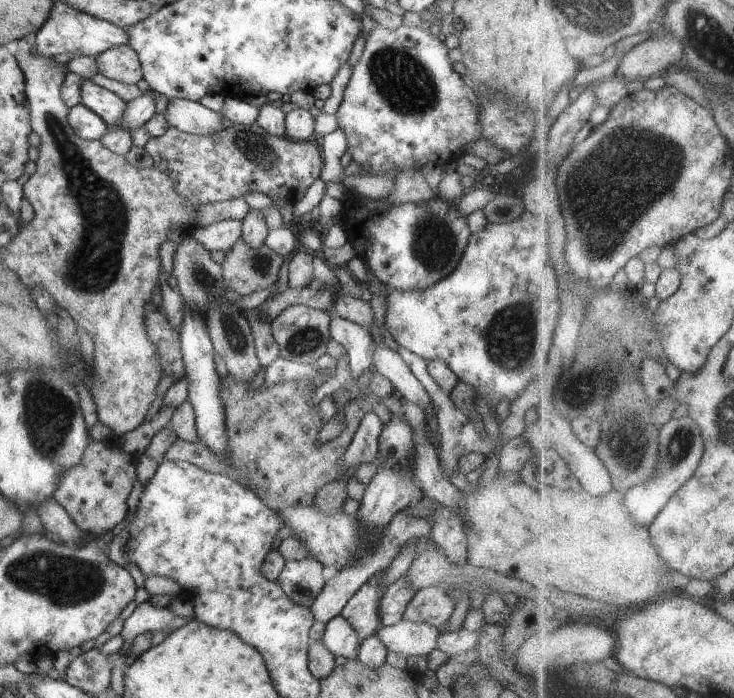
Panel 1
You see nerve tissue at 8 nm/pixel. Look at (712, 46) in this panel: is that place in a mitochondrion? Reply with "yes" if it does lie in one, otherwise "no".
yes

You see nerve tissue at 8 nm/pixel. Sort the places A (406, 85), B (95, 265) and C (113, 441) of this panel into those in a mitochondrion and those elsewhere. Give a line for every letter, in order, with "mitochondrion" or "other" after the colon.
A: mitochondrion
B: mitochondrion
C: other

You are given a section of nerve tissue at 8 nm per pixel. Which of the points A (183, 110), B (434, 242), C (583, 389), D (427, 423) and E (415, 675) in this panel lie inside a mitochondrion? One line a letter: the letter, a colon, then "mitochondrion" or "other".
A: other
B: mitochondrion
C: mitochondrion
D: other
E: other

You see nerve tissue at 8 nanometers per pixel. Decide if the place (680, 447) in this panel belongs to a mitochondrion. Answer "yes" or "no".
yes

